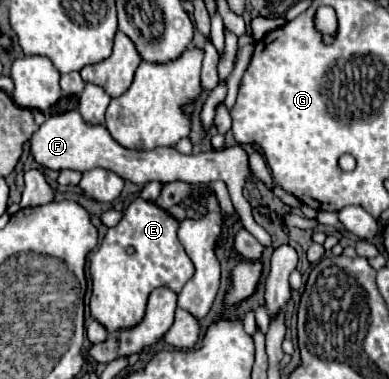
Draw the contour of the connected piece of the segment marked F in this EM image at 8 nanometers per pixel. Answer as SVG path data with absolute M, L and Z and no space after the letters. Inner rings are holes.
M67 111L61 115L49 117L35 133L31 139L31 153L35 161L47 169L75 169L75 171L89 171L95 167L109 169L123 179L135 183L135 185L145 185L149 181L161 181L161 183L171 183L171 181L185 181L185 183L211 183L221 179L231 195L233 205L239 209L239 219L241 225L263 245L271 247L269 233L253 221L251 215L251 205L243 197L243 185L251 175L247 153L235 145L235 147L225 147L223 151L209 151L209 153L199 153L199 155L183 155L173 147L155 147L153 151L137 151L137 149L127 149L119 145L111 133L107 131L105 125L93 127L91 123L85 123L79 111Z

